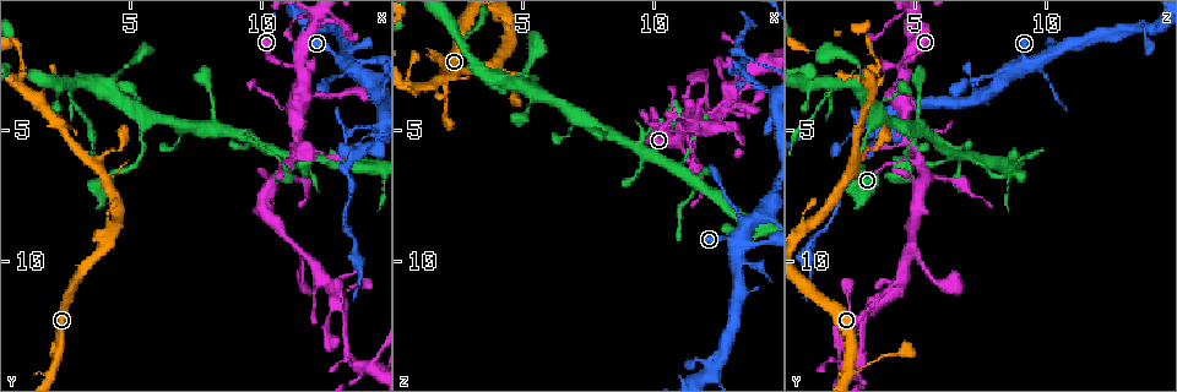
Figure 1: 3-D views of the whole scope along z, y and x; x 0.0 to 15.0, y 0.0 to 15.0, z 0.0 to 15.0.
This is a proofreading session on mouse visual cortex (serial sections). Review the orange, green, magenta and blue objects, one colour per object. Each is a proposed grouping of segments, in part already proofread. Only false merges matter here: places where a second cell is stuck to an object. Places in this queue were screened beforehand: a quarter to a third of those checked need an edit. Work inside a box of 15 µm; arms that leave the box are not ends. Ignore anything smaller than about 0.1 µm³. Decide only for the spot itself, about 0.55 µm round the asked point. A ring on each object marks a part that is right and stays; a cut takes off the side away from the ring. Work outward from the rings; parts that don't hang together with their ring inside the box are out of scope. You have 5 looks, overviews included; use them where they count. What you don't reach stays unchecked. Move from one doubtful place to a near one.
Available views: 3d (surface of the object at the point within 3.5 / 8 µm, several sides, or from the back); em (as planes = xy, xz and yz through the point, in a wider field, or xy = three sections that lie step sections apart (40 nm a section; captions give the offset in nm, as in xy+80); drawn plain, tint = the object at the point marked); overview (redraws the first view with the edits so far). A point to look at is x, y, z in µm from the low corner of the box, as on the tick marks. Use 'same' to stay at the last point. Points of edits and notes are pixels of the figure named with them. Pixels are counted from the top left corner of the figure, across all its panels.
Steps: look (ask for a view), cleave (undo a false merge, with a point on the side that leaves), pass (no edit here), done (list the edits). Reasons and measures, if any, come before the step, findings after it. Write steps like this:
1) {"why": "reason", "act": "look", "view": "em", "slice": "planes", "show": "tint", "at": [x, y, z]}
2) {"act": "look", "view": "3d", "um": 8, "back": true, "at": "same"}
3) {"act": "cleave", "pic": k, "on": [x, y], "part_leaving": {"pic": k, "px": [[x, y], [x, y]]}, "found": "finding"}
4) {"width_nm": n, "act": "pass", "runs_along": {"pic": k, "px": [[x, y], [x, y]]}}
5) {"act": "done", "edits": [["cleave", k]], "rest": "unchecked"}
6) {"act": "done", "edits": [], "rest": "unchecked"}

{"why": "calibre changes", "act": "look", "view": "em", "slice": "xy", "step": 3, "show": "tint", "at": [14.2, 5.5, 3.4]}

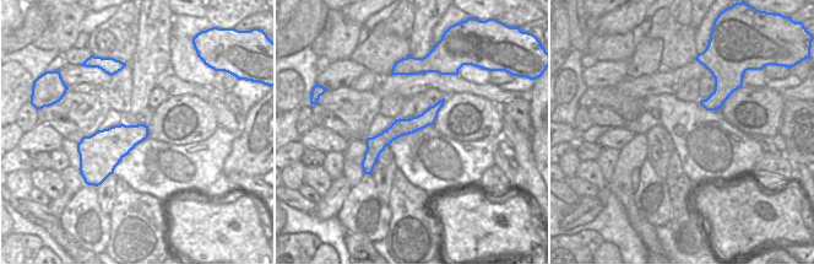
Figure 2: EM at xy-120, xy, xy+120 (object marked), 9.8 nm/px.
{"act": "look", "view": "3d", "um": 3.5, "back": true, "at": "same"}

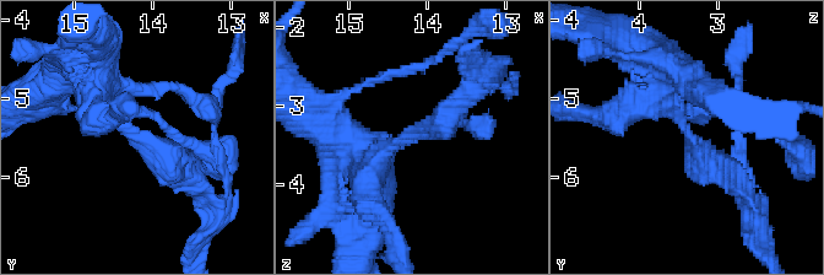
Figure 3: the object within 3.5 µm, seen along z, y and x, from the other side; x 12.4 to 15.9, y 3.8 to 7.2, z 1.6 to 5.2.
{"arm_widths_nm": [350, 450], "act": "pass", "runs_along": {"pic": 3, "px": [[97, 65], [104, 107], [186, 174]]}, "found": "continuous, no second cell"}

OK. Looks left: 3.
{"why": "thin neck", "act": "look", "view": "3d", "um": 3.5, "at": [11.3, 2.5, 4.6]}

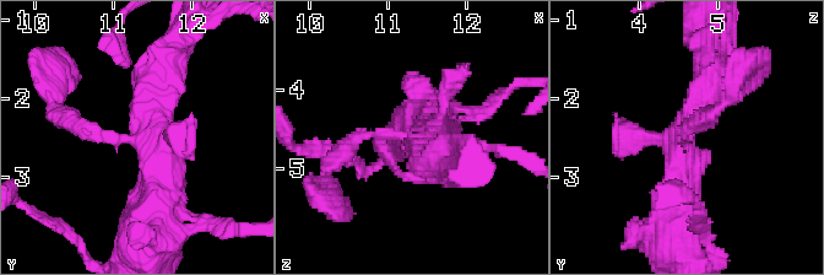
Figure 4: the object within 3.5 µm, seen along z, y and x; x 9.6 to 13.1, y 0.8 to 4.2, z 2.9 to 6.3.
{"why": "shape alone is not enough", "act": "look", "view": "em", "slice": "xy", "step": 5, "show": "tint", "at": [11.35, 2.50, 4.55]}

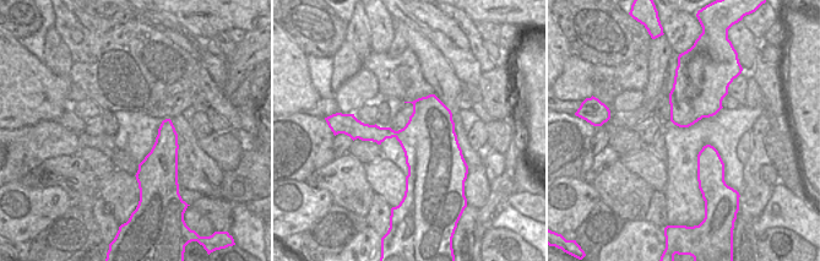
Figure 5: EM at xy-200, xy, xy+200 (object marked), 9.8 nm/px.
{"act": "pass", "runs_along": {"pic": 4, "px": [[69, 119], [160, 157], [156, 210]]}, "found": "continuous, no second cell"}

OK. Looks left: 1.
{"act": "done", "edits": [], "rest": "unchecked"}

